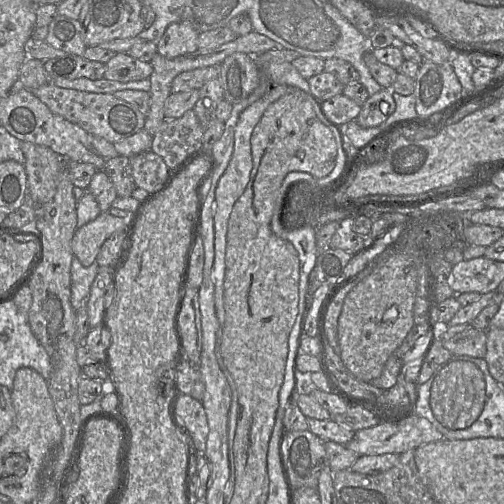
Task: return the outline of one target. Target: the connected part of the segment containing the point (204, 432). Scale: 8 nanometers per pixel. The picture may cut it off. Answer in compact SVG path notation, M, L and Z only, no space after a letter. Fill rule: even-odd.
M178 395L174 402L174 417L192 440L193 449L204 453L209 427L202 401L191 395Z

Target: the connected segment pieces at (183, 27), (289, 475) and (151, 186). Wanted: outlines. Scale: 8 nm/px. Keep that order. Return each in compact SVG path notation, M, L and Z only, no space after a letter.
M190 22L170 24L163 36L156 43L158 53L172 59L196 51L199 32Z
M309 429L304 431L284 432L280 444L280 452L286 480L291 490L309 487L316 488L318 491L318 479L320 473L327 467L327 455L324 445L325 441L330 440L322 440Z
M152 150L137 154L132 159L132 175L137 187L150 195L158 193L170 179L164 160Z

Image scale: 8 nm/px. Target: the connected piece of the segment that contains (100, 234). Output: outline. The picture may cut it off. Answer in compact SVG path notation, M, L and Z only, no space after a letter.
M101 212L95 220L75 231L71 241L73 255L84 267L89 267L96 262L102 245L111 235L117 231L129 233L131 226L131 216L120 218Z

